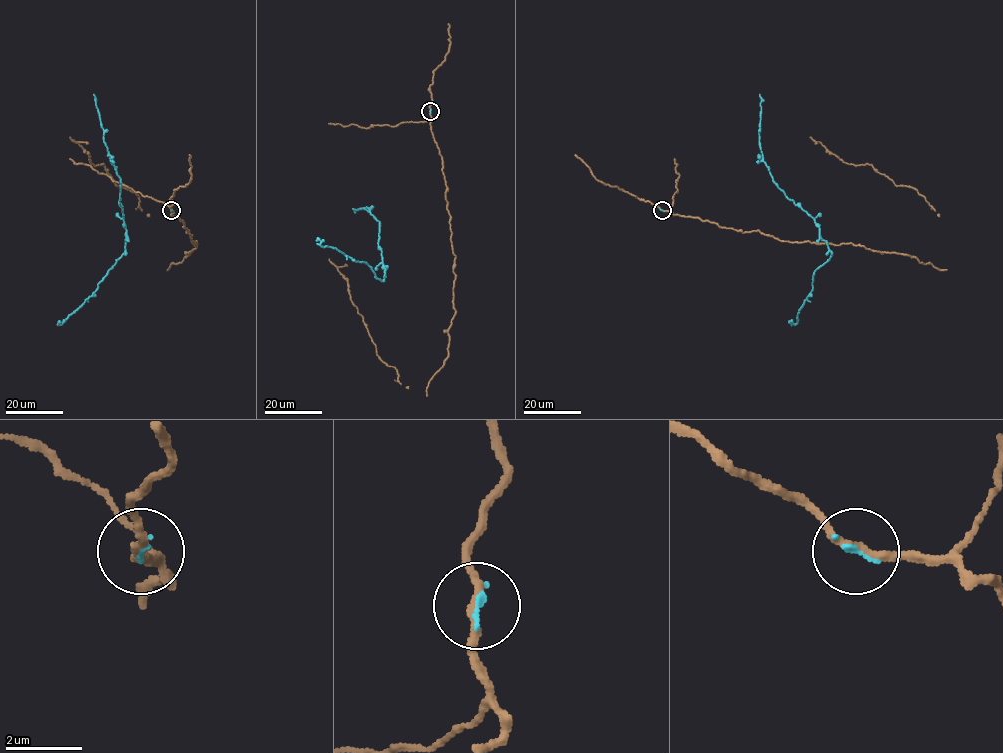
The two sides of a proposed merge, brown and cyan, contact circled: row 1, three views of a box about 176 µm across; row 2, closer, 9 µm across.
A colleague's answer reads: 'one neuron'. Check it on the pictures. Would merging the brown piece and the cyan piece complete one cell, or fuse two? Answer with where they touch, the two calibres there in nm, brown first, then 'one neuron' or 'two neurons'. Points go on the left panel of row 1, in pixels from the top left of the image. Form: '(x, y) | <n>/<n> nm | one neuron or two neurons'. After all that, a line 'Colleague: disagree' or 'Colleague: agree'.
(171, 210) | 240/110 nm | one neuron
Colleague: agree

